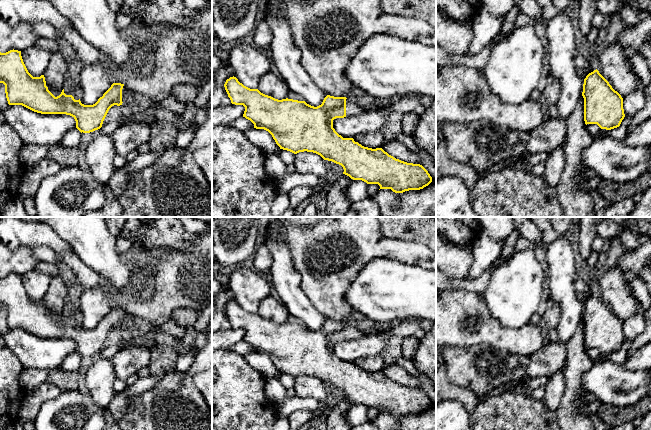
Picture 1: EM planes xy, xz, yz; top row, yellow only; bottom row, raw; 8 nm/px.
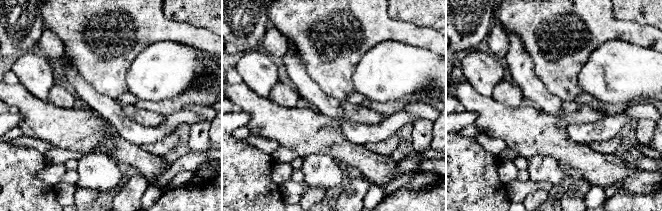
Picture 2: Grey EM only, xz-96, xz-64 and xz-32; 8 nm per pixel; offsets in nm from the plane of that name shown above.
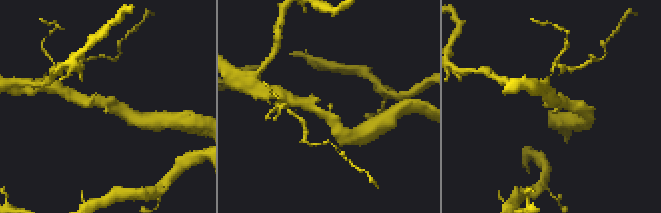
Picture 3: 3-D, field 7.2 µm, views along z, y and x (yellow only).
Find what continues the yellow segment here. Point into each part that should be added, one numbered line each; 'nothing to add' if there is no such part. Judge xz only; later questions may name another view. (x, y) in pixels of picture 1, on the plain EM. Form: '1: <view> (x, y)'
1: xz (352, 332)

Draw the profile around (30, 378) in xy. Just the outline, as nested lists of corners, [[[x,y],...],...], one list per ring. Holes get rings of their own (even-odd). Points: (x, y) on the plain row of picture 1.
[[[24,369],[20,375],[20,388],[27,393],[38,385],[46,382],[49,375],[48,370]]]

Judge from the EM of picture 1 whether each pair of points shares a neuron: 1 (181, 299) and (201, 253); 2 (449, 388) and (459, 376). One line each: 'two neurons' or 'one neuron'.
1: one neuron
2: two neurons

